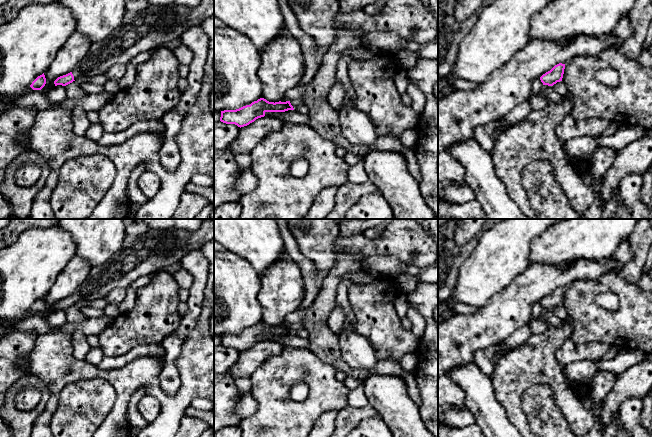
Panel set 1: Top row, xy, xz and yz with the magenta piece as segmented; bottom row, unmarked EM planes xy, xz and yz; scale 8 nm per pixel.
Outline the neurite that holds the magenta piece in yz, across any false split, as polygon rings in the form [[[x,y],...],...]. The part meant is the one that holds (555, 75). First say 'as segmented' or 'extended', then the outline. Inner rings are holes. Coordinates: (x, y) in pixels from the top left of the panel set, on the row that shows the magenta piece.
as segmented; [[[559,63],[555,65],[550,71],[546,72],[540,77],[543,85],[553,86],[557,82],[562,81],[565,64]]]

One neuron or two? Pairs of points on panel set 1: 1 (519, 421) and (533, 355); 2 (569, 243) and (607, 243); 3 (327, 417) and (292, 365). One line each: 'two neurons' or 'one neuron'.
1: one neuron
2: one neuron
3: two neurons

